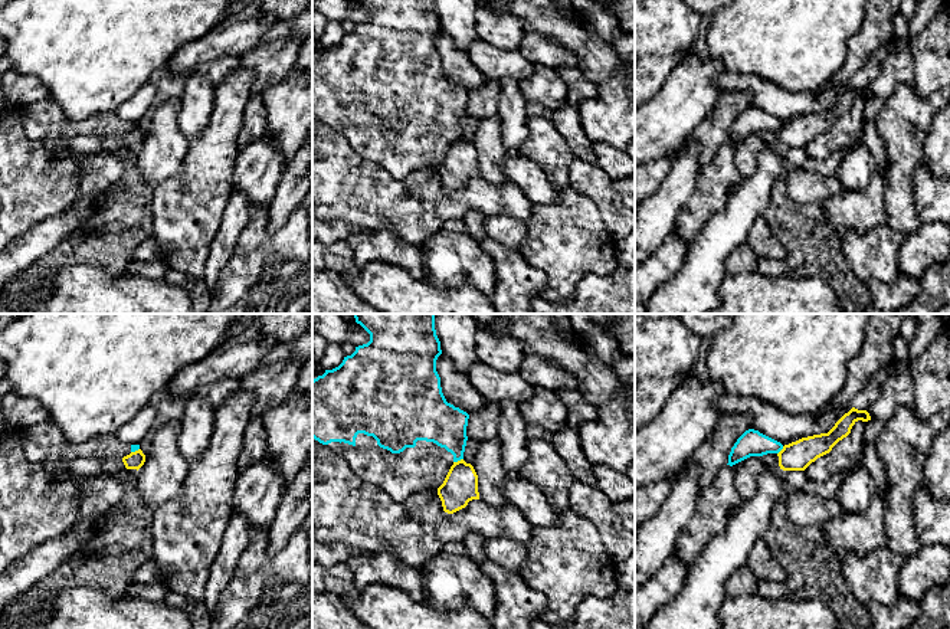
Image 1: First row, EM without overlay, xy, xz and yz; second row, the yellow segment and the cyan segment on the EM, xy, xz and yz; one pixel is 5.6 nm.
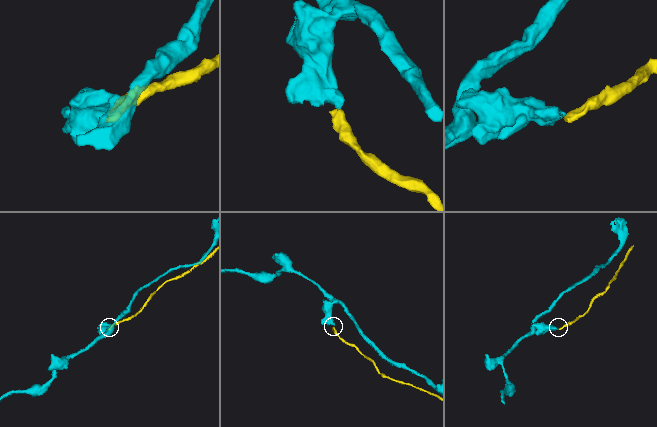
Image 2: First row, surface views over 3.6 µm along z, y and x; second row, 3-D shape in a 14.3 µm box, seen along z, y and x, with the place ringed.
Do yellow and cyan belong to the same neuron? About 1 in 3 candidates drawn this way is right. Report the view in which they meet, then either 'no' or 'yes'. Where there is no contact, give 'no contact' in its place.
xz | no

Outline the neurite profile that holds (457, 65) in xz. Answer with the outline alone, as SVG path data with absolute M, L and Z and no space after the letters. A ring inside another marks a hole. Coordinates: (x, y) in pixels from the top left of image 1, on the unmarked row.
M443 30L436 37L436 49L440 55L442 71L448 81L469 91L481 89L487 78L471 62L466 52L456 47L452 37Z

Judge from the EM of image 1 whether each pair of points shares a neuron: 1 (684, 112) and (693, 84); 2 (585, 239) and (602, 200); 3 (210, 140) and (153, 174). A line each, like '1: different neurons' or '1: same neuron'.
1: same neuron
2: different neurons
3: different neurons

